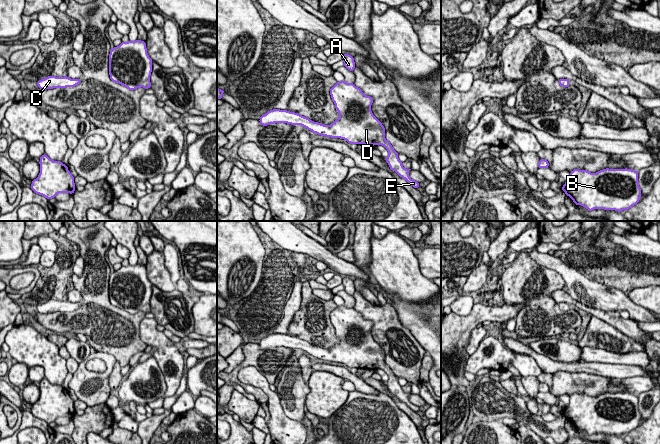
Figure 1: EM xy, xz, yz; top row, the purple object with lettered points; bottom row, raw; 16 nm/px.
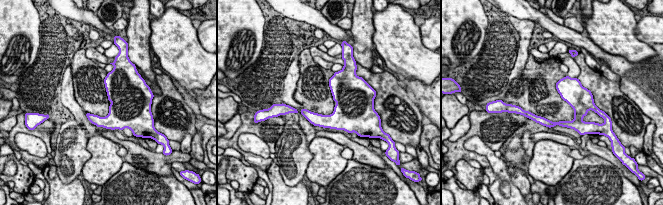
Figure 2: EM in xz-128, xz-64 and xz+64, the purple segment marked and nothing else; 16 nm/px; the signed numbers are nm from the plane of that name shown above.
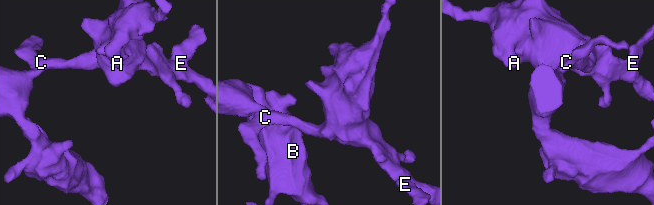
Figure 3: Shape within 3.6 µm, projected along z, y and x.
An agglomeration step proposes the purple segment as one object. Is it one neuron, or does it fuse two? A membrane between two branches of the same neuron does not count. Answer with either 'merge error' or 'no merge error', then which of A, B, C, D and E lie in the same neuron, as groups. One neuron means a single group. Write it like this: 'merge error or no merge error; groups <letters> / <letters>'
no merge error; groups A B C D E

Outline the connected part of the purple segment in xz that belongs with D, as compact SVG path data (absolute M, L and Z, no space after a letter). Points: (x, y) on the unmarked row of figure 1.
M345 304L331 311L330 319L339 338L339 342L330 349L314 346L298 337L280 333L273 333L262 339L259 343L260 348L263 350L274 347L301 349L318 359L344 363L350 368L382 369L389 376L385 385L390 393L417 413L419 407L409 401L411 393L403 391L398 377L385 363L384 350L371 335L373 322L365 319L353 307L346 307Z

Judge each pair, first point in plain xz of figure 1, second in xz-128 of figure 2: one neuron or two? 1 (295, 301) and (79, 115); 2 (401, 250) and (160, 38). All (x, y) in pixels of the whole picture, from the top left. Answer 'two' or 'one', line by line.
1: one
2: one

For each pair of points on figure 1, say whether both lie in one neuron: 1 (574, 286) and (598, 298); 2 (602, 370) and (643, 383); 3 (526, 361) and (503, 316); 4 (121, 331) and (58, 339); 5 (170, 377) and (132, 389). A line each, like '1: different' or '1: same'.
1: same
2: different
3: different
4: different
5: different

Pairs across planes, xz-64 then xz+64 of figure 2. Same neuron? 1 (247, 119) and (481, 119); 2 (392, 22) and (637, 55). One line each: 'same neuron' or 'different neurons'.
1: same neuron
2: same neuron

